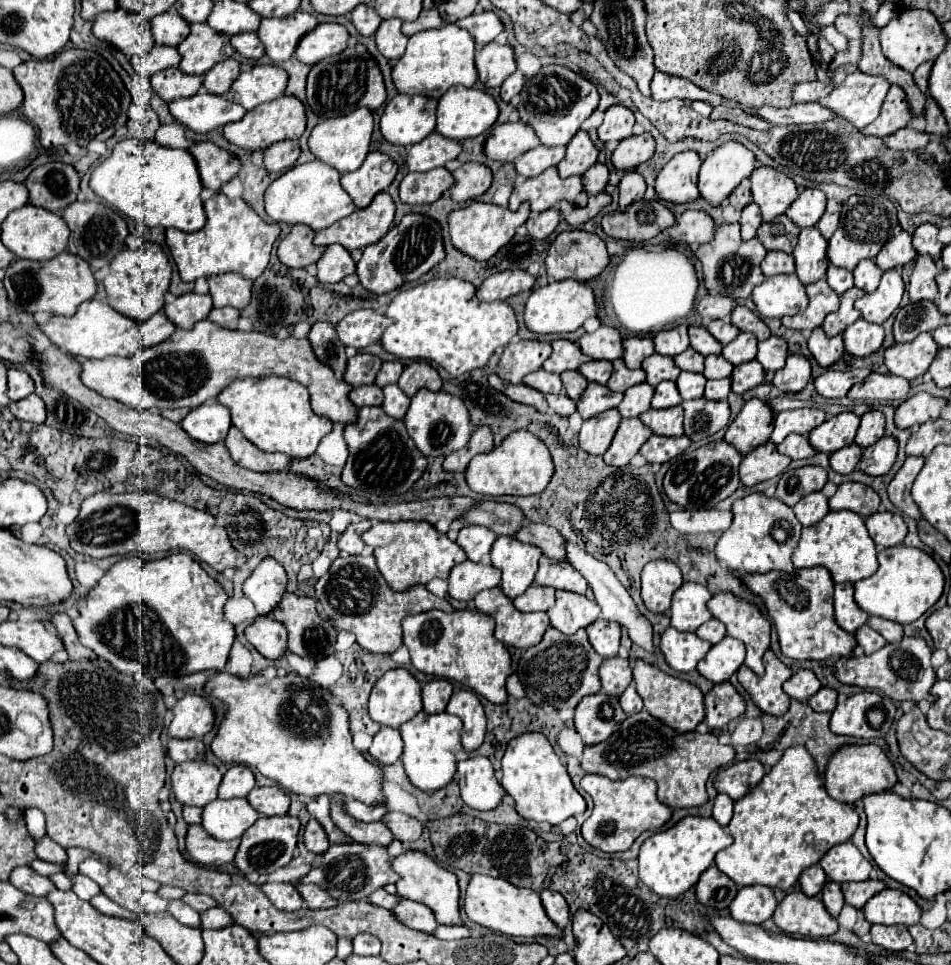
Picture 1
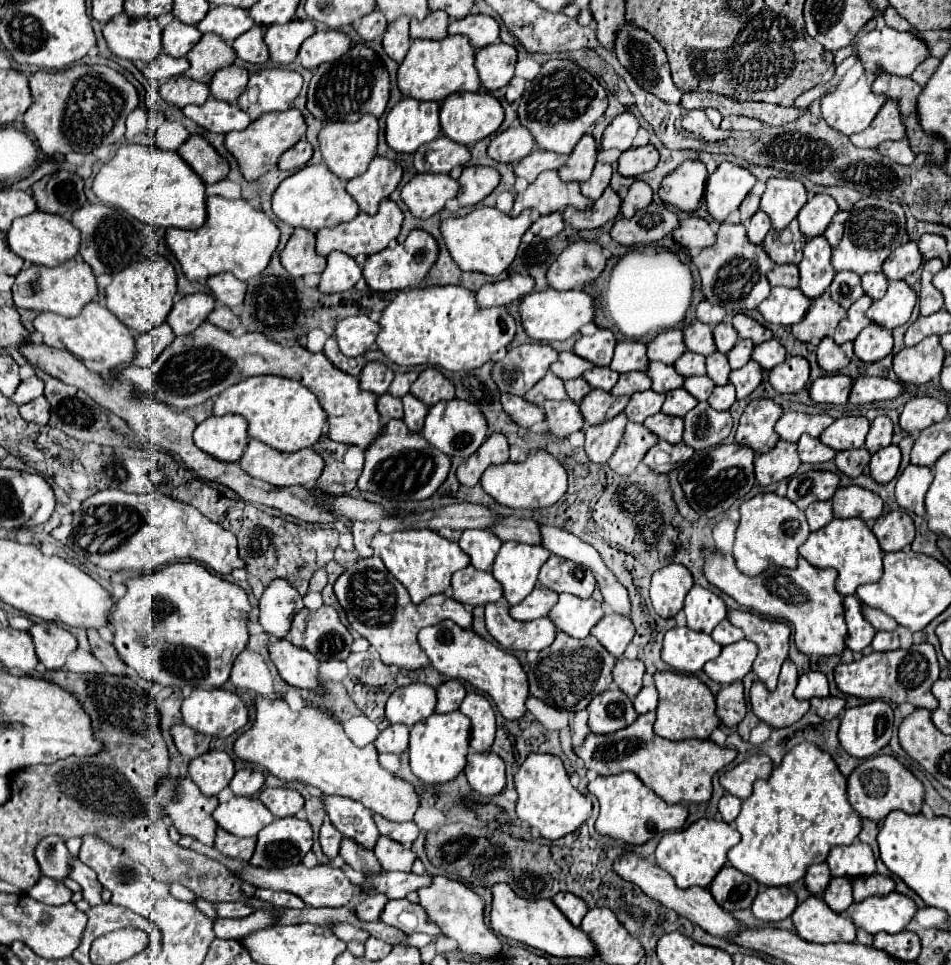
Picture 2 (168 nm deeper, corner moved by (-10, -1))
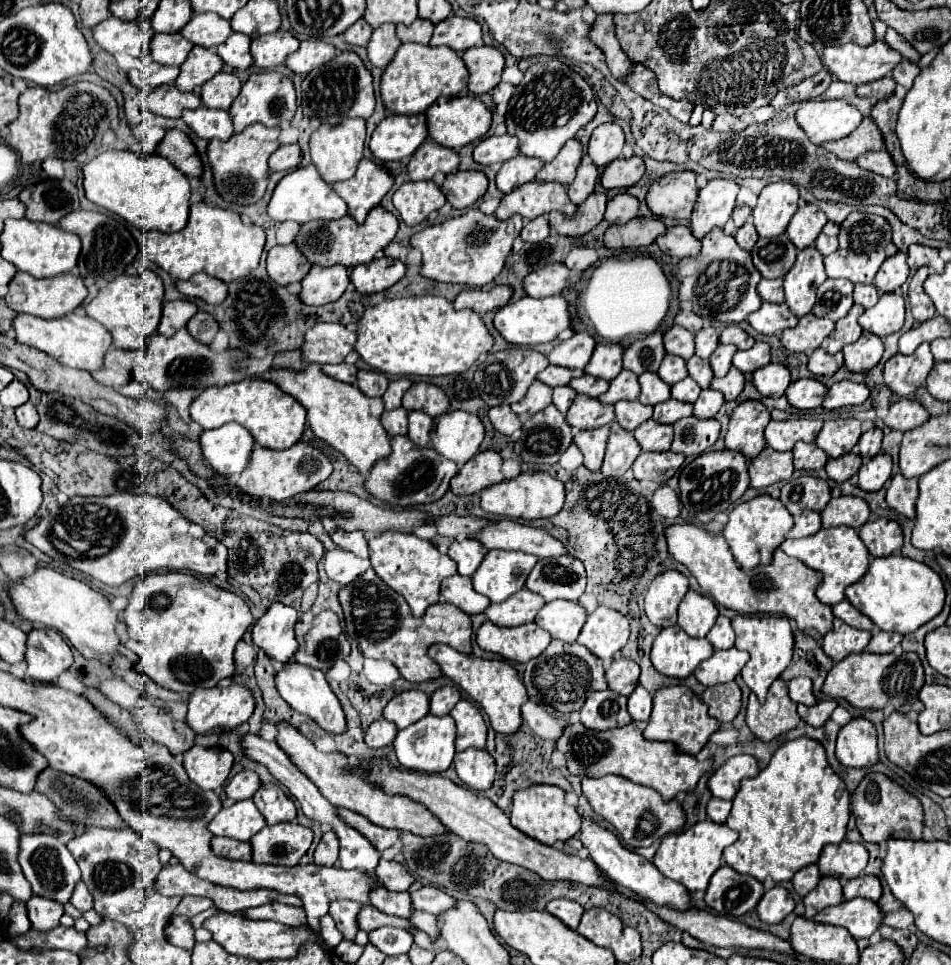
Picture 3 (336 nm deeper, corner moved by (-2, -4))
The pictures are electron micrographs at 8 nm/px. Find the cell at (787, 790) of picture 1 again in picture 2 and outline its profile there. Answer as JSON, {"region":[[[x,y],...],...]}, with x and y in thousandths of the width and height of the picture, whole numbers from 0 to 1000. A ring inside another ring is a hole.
{"region":[[[844,768],[823,784],[821,793],[811,799],[809,807],[798,807],[792,813],[792,822],[781,830],[773,857],[779,863],[779,872],[764,884],[767,894],[779,905],[796,911],[800,917],[821,919],[844,911],[849,898],[868,892],[874,878],[895,876],[905,861],[905,847],[891,830],[891,807],[884,803],[874,782],[859,772]]]}

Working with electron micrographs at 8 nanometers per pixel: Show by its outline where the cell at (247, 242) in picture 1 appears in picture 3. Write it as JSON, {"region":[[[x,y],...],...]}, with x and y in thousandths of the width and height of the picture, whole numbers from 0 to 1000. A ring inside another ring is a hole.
{"region":[[[216,209],[201,211],[199,232],[184,242],[155,240],[155,263],[182,290],[199,290],[216,282],[234,292],[243,292],[264,284],[274,267],[279,255],[279,238],[270,232],[256,232],[245,218],[220,213]]]}

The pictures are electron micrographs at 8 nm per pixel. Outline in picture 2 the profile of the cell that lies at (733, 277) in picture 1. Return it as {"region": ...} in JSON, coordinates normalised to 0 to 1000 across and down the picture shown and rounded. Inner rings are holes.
{"region":[[[758,231],[752,254],[739,258],[731,268],[731,277],[737,285],[737,299],[741,304],[741,310],[746,314],[752,314],[752,310],[764,320],[764,322],[790,322],[796,320],[798,314],[809,306],[811,295],[807,291],[807,281],[815,277],[815,273],[807,266],[800,254],[792,254],[785,244],[783,235]]]}

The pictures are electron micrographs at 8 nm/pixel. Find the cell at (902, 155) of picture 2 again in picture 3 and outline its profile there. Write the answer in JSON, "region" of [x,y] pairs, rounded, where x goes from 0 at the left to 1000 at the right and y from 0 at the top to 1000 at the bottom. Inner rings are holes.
{"region":[[[924,155],[924,158],[910,158],[901,164],[901,170],[910,176],[920,176],[922,180],[926,182],[933,182],[933,184],[939,184],[943,174],[941,174],[941,168],[939,164],[933,160],[933,155]]]}

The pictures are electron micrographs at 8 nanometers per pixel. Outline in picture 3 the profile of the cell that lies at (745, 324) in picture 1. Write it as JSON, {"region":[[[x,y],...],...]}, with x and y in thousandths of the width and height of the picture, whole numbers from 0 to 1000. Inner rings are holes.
{"region":[[[767,336],[760,344],[758,344],[758,350],[756,350],[760,356],[773,356],[777,363],[788,363],[794,352],[781,342],[777,340],[775,336]]]}

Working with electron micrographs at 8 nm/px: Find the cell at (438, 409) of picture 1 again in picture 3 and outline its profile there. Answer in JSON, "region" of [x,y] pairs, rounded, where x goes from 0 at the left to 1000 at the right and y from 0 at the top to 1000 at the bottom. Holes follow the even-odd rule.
{"region":[[[474,425],[455,433],[453,464],[481,479],[481,483],[487,483],[502,470],[508,452],[510,444],[499,429],[489,425]]]}

